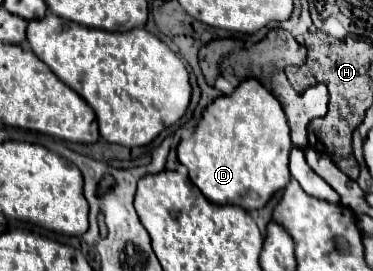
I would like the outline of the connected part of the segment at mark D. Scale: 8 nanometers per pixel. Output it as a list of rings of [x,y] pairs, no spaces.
[[[247,78],[231,94],[215,98],[203,110],[203,116],[191,138],[183,140],[177,146],[177,158],[183,166],[187,166],[191,182],[205,194],[205,198],[209,198],[209,202],[255,210],[263,208],[271,200],[271,196],[289,182],[291,174],[287,162],[291,148],[293,144],[289,140],[289,126],[281,104],[273,94],[269,94],[269,90],[265,90],[265,86],[261,86],[261,82]]]

